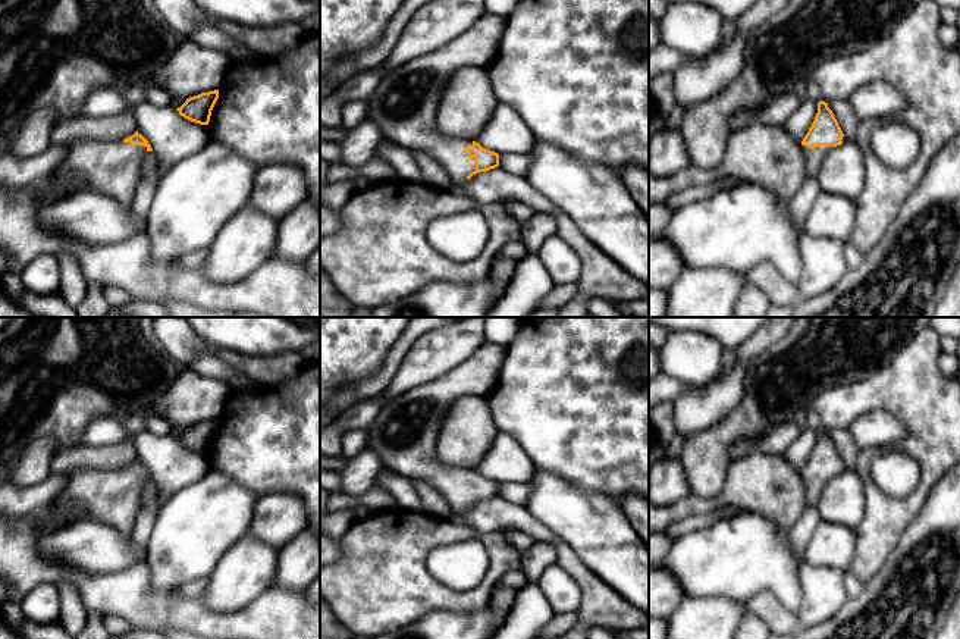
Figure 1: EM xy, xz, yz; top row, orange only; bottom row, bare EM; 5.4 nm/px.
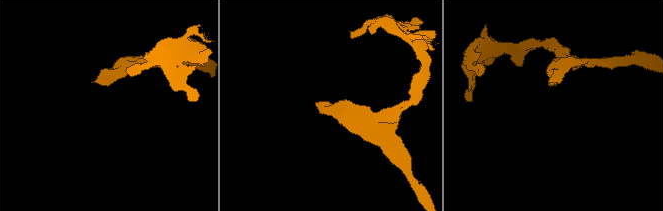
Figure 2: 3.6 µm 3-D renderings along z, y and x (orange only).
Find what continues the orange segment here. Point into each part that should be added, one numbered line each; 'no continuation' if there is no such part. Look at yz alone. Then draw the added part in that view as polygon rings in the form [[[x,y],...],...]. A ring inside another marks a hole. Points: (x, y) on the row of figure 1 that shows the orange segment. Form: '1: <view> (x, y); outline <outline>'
1: yz (813, 157); outline [[[801,145],[801,148],[804,156],[806,175],[813,178],[825,166],[825,157],[834,147],[821,145],[821,147],[809,148],[806,145]]]

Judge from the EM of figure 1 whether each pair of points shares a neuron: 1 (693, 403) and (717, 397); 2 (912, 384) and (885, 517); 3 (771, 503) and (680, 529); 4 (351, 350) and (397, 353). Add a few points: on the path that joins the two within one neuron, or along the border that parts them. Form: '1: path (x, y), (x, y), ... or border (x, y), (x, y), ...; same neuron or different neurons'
1: path (699, 403), (711, 403); same neuron
2: path (929, 419), (929, 478), (921, 491); same neuron
3: border (709, 510), (731, 507), (747, 511); different neurons
4: border (402, 332), (391, 347), (383, 363), (363, 378); different neurons

